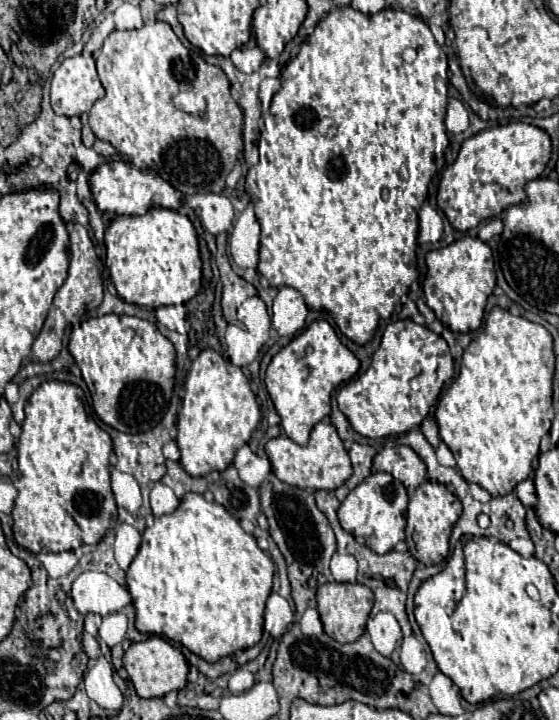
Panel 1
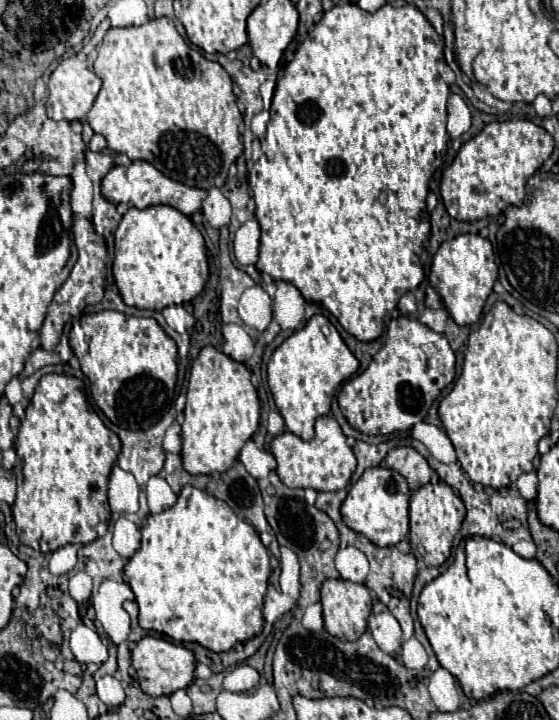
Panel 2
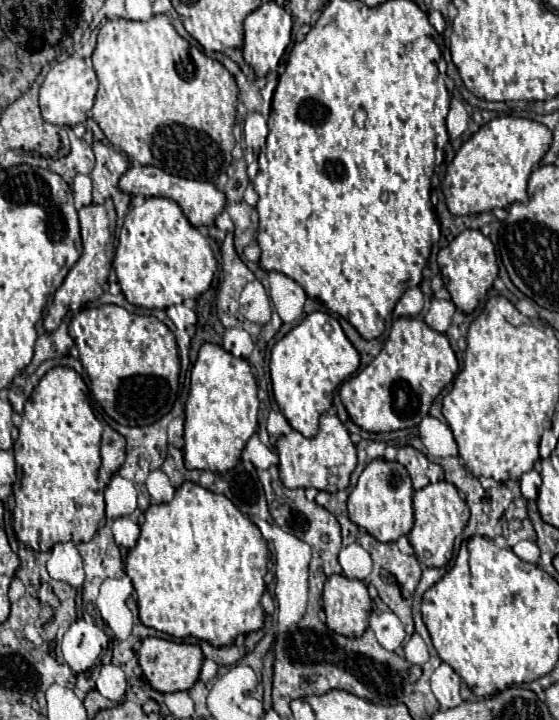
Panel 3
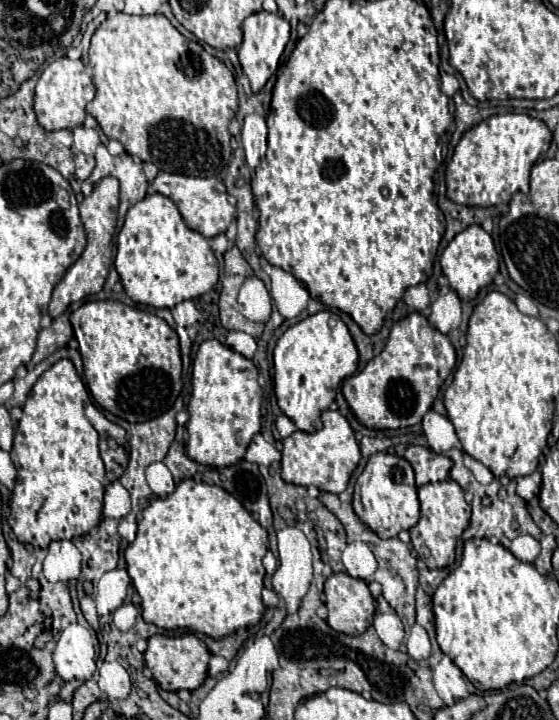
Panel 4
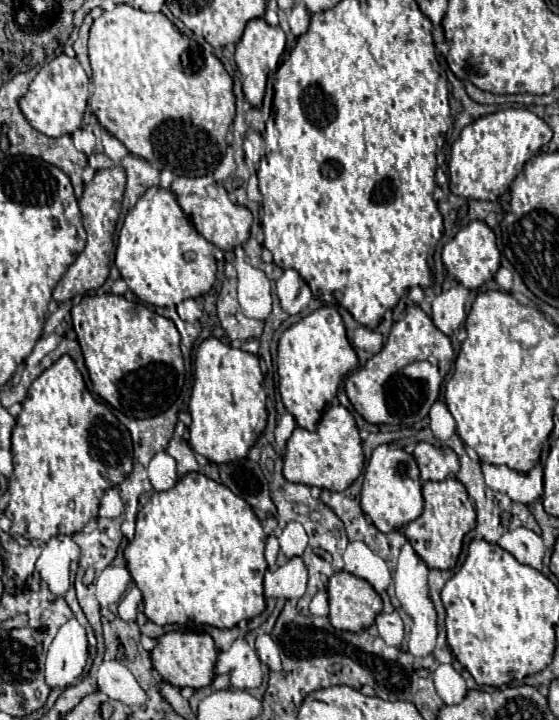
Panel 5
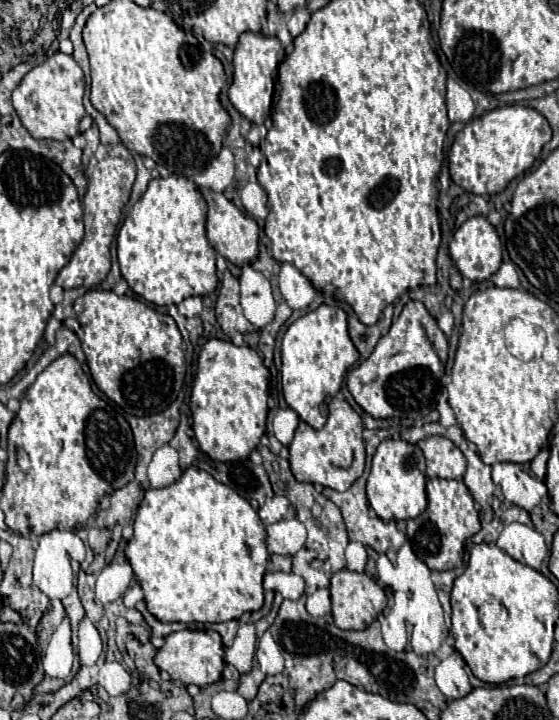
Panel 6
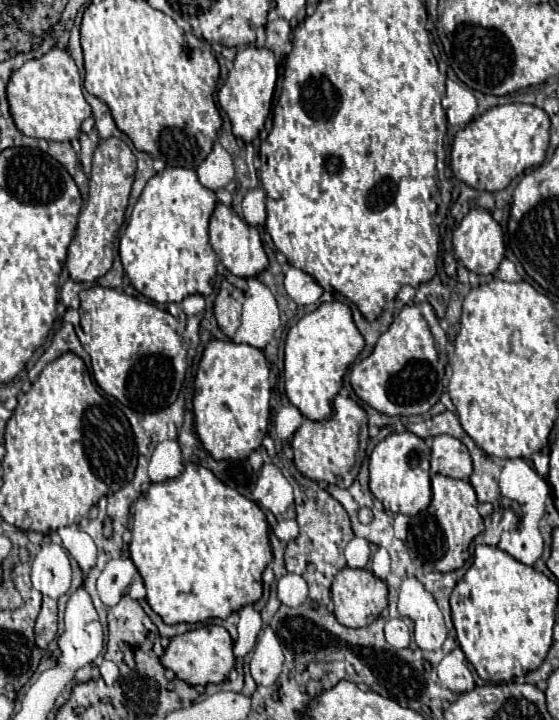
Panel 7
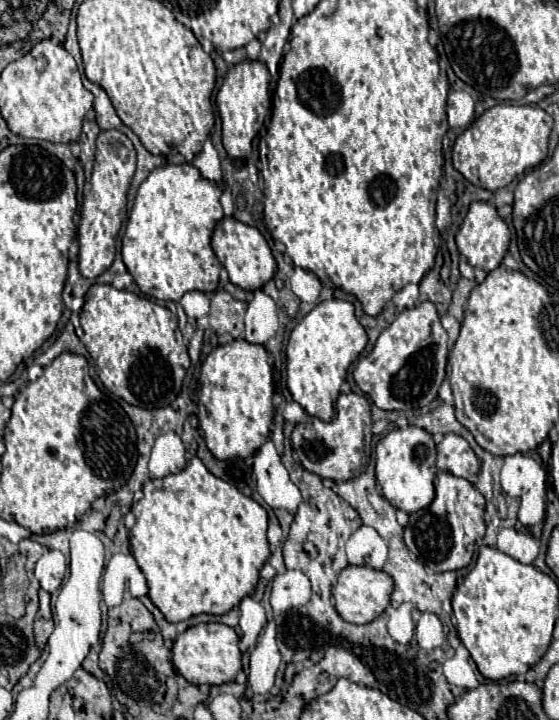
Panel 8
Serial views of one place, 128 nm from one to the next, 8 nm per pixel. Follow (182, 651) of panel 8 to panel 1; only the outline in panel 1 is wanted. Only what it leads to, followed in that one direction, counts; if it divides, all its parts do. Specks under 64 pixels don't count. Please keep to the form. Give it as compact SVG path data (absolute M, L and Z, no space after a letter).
M160 636L148 638L144 642L132 642L124 652L124 668L140 698L164 698L164 694L182 690L186 686L188 664L182 652Z

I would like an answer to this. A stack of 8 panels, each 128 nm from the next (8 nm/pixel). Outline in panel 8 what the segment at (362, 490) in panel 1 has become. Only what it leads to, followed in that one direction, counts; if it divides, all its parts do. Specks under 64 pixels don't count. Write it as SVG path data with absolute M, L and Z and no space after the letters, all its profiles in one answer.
M408 426L404 430L388 432L376 446L376 482L382 488L382 496L396 508L408 514L428 508L434 498L434 474L436 474L436 444L426 430Z

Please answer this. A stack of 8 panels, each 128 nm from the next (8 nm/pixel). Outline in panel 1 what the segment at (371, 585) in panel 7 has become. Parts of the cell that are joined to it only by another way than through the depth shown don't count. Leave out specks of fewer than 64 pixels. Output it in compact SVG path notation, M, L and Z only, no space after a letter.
M326 582L326 584L318 586L316 604L318 604L320 620L324 624L324 632L330 638L334 638L336 642L346 644L346 642L356 642L362 636L362 632L366 630L366 620L374 606L374 594L372 594L372 590L368 590L368 586L362 586L358 582L354 582L354 584Z

